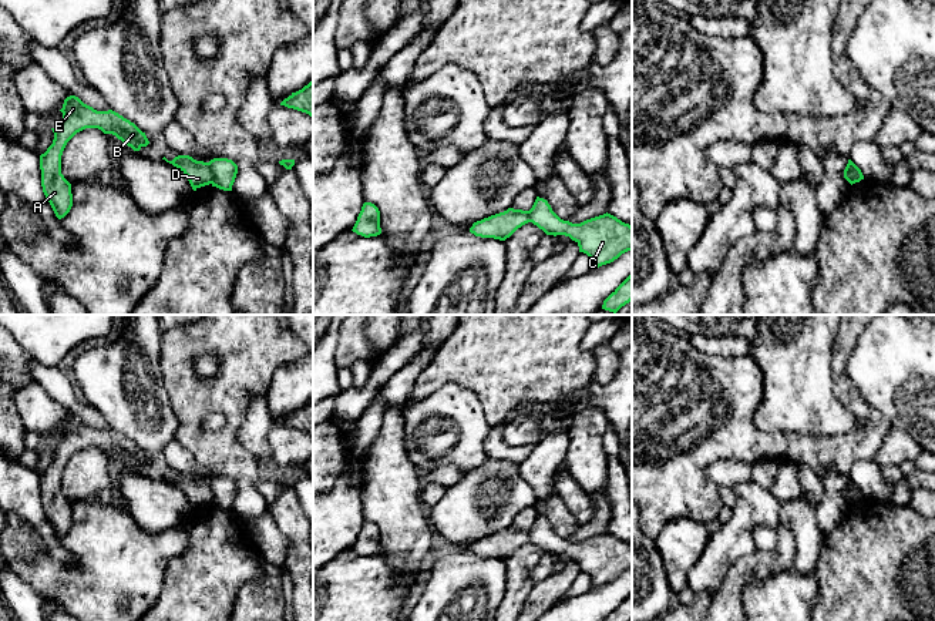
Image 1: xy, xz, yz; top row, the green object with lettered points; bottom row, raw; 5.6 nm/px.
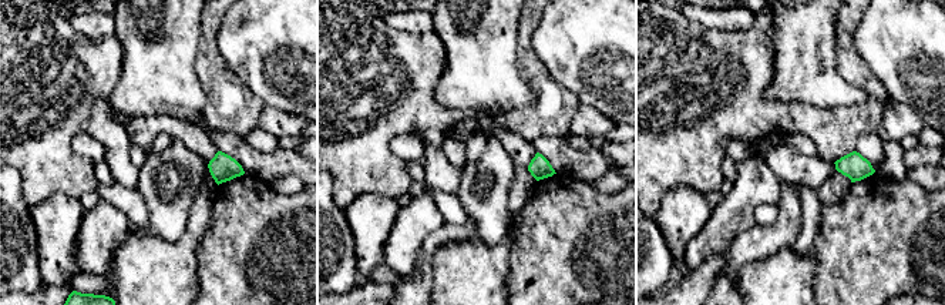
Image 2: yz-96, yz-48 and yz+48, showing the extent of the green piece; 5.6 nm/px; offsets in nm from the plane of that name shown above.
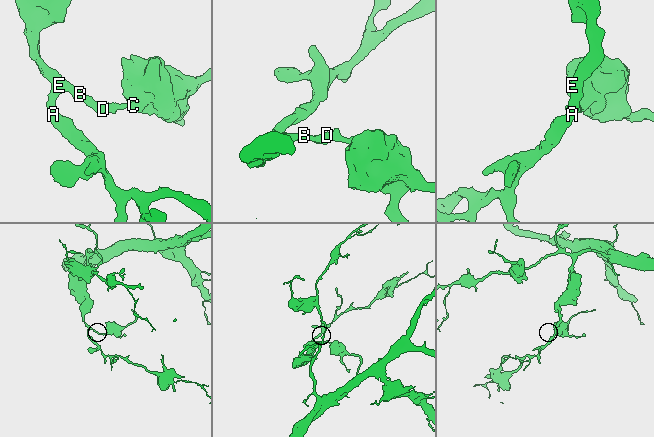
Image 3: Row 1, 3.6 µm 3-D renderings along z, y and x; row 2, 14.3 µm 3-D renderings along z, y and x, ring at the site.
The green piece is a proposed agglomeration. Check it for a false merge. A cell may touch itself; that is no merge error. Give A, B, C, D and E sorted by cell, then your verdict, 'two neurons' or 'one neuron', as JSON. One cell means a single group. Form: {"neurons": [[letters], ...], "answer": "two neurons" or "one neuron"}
{"neurons": [["A", "B", "D", "E"], ["C"]], "answer": "two neurons"}

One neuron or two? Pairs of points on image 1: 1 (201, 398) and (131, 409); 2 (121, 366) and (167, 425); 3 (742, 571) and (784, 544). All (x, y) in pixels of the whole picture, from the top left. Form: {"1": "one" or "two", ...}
{"1": "two", "2": "one", "3": "one"}

